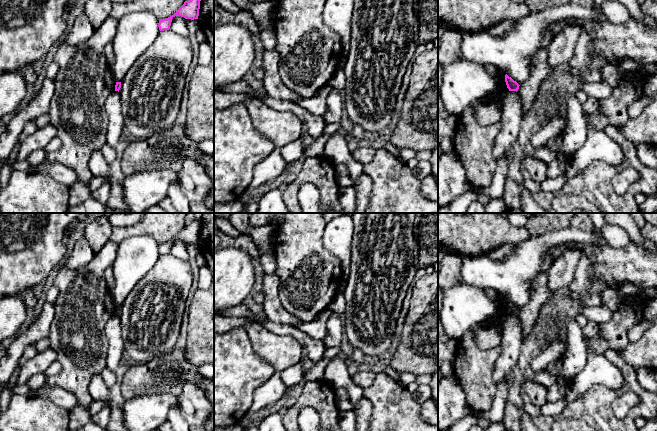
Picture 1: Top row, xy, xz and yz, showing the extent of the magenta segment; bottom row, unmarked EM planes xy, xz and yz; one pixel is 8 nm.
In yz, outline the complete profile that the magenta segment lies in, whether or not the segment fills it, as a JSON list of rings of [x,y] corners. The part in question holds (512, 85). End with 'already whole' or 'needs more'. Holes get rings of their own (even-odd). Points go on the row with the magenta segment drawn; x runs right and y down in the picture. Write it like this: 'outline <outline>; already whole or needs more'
outline [[[507,74],[505,75],[505,82],[509,91],[518,91],[520,85]]]; already whole

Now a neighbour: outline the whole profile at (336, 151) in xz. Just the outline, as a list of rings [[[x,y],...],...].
[[[335,134],[325,143],[322,159],[334,166],[344,164],[349,169],[354,182],[353,187],[364,173],[363,166],[353,159],[348,149],[347,139],[342,135]]]

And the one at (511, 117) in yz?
[[[507,92],[501,104],[502,116],[500,123],[502,128],[496,137],[493,149],[493,154],[497,160],[504,156],[510,146],[518,143],[522,120],[522,101],[518,92]]]

